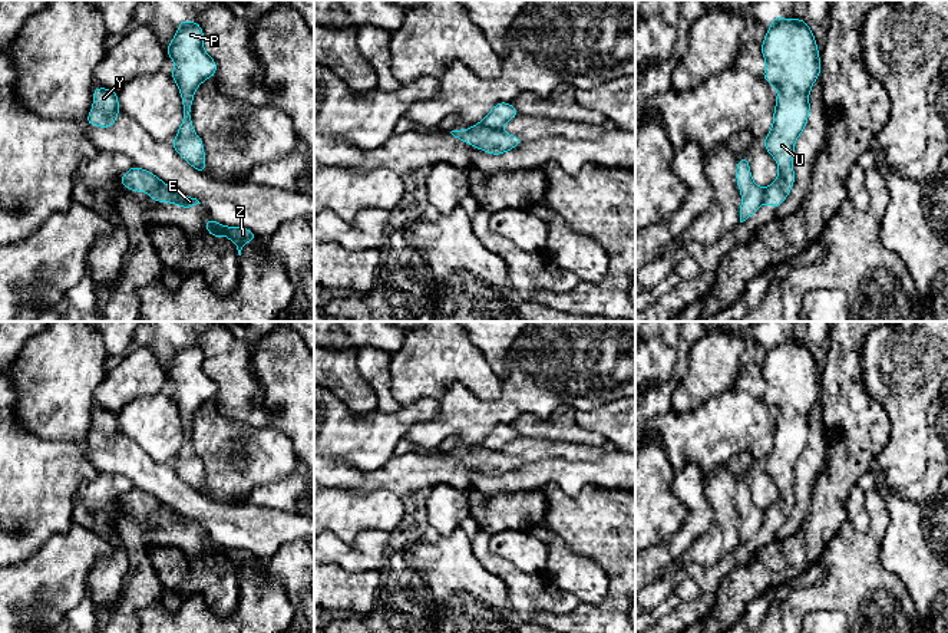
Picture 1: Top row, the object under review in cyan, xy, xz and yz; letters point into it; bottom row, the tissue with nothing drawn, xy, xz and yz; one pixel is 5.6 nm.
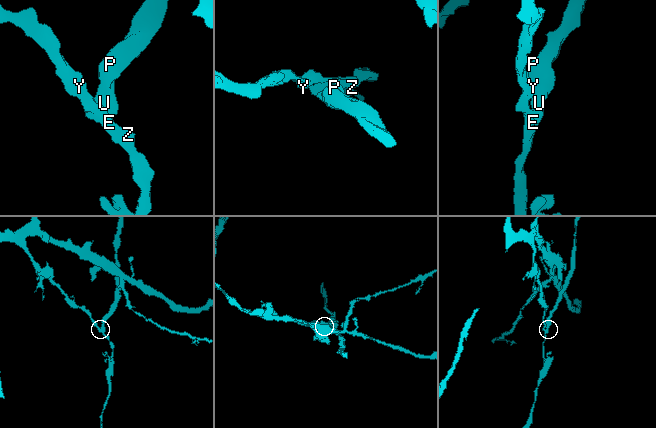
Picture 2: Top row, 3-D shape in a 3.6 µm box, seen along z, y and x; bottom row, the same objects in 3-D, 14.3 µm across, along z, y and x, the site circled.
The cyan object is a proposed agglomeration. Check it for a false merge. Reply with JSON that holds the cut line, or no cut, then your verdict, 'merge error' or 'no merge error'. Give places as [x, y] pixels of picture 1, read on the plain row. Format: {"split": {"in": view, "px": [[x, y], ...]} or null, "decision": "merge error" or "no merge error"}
{"split": {"in": "xz", "px": [[481, 444], [489, 449], [499, 451]]}, "decision": "merge error"}

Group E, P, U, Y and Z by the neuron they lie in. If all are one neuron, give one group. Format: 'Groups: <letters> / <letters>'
Groups: E P U / Y Z

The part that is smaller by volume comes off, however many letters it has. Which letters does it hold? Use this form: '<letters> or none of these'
E, P, U

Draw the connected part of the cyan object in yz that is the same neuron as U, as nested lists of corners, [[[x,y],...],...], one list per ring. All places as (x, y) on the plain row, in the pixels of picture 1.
[[[774,337],[760,367],[766,383],[762,399],[777,409],[773,446],[762,464],[766,472],[774,479],[779,497],[774,504],[764,510],[763,525],[779,530],[795,505],[793,469],[799,456],[807,446],[810,433],[809,415],[815,402],[820,398],[820,379],[815,357],[806,342],[796,339],[782,340]]]

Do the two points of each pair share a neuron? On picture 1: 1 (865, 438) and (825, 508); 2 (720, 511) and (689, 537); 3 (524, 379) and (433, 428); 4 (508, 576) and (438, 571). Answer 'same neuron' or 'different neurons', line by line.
1: same neuron
2: different neurons
3: same neuron
4: different neurons

